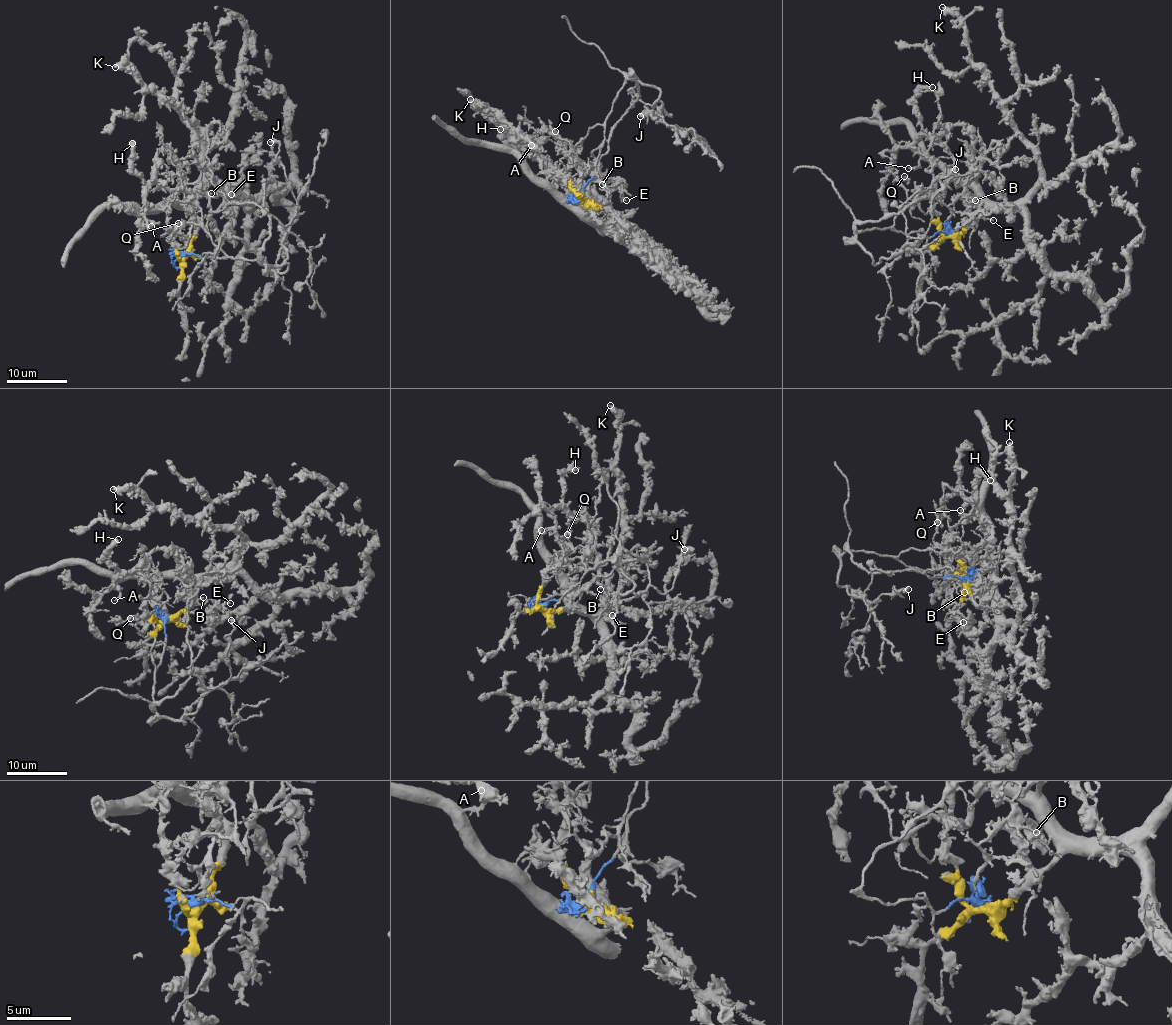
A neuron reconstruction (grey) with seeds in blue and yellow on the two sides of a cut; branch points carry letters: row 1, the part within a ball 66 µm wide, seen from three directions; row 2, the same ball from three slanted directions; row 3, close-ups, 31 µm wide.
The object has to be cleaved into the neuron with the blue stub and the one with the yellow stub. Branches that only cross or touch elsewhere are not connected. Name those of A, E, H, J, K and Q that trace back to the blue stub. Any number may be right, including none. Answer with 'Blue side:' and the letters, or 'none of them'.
Blue side: E, J, Q

